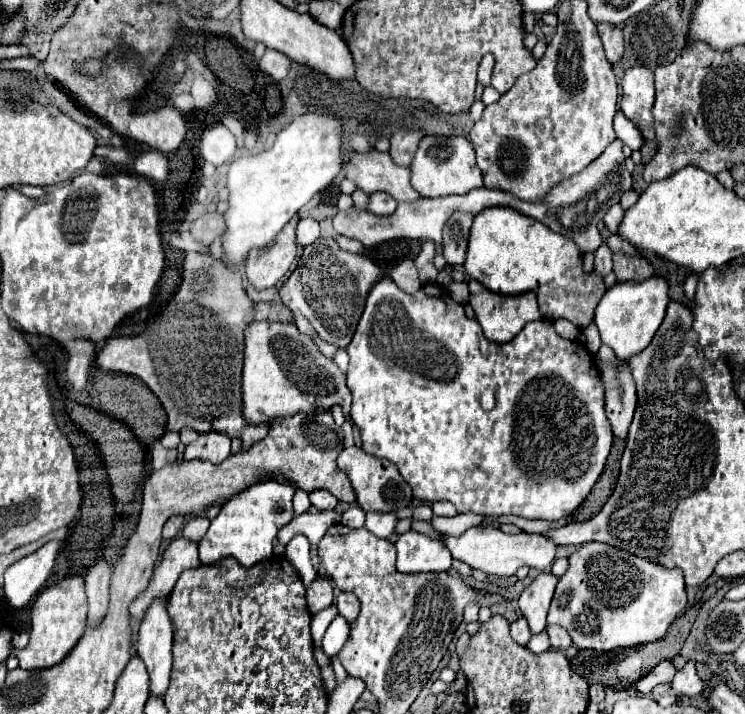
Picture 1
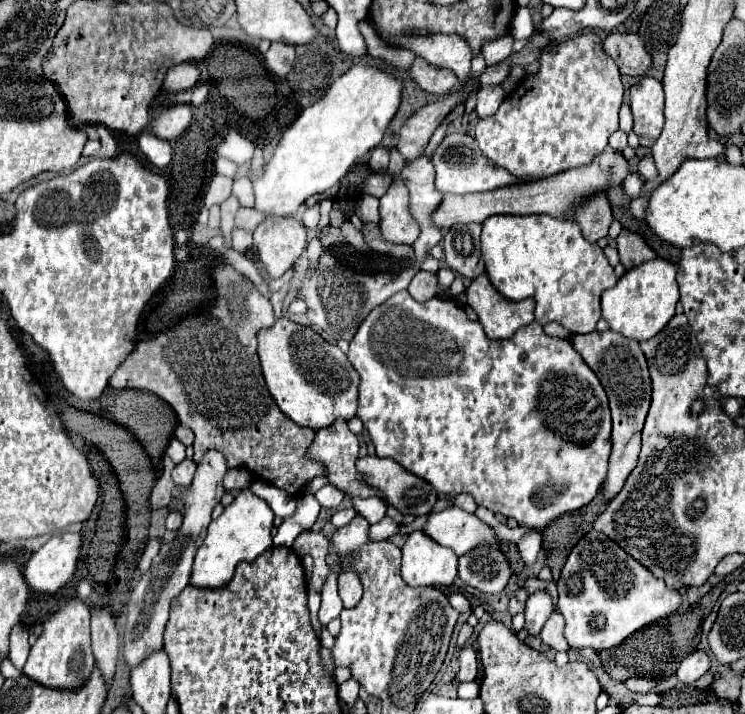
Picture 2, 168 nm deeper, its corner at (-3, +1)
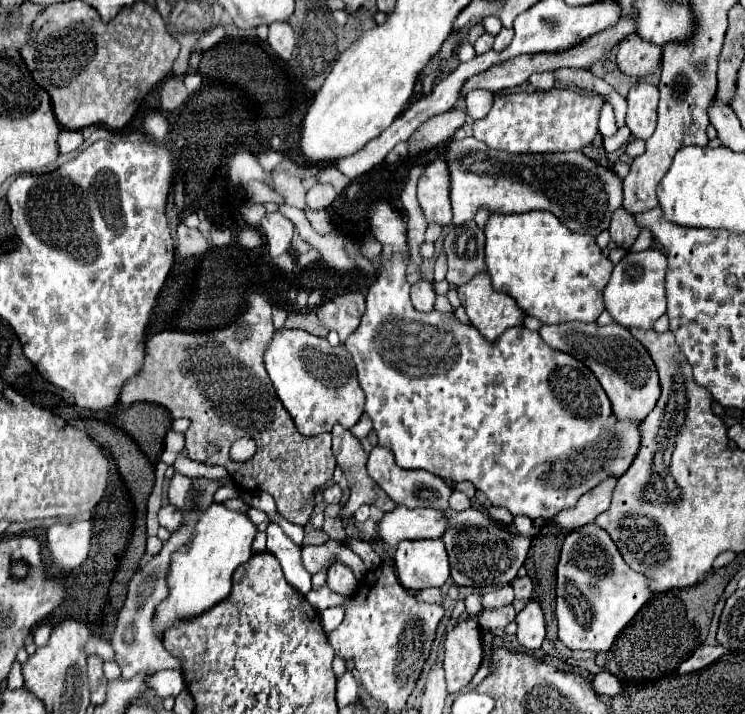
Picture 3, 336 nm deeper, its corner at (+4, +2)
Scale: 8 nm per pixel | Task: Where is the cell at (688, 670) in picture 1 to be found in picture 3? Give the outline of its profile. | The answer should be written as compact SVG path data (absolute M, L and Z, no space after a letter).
M702 645L690 659L686 659L686 661L680 663L678 671L680 671L680 673L698 671L698 669L710 665L712 661L720 659L724 653L726 653L726 647L724 647L724 645Z

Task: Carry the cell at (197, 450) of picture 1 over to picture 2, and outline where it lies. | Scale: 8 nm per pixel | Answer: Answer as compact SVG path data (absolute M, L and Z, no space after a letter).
M207 450L197 464L191 488L185 492L185 520L177 532L177 538L171 544L161 544L159 554L155 556L151 568L139 582L135 584L129 604L127 604L127 620L123 630L123 656L129 666L135 666L145 658L149 652L163 646L163 630L169 620L169 604L191 580L193 556L197 548L205 540L207 526L211 522L213 506L219 504L225 488L223 478L229 472L229 466L219 450Z

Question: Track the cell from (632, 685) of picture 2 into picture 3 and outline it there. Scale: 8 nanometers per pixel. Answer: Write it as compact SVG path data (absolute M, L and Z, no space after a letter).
M602 671L602 673L592 675L590 685L592 685L592 689L596 691L596 695L614 697L614 695L622 693L622 685L620 685L620 681L618 681L612 673L608 673L608 671Z

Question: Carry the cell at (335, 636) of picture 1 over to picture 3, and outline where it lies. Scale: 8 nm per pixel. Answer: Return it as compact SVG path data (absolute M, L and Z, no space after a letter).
M330 607L330 609L324 609L322 611L322 627L326 633L334 631L344 619L344 609L342 607Z

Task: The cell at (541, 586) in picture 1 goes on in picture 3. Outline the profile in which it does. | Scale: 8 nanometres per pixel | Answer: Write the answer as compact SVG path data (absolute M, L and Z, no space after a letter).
M530 601L524 611L520 611L516 615L516 625L518 625L518 641L526 647L526 649L540 649L540 645L544 643L544 615L540 609L538 601Z

